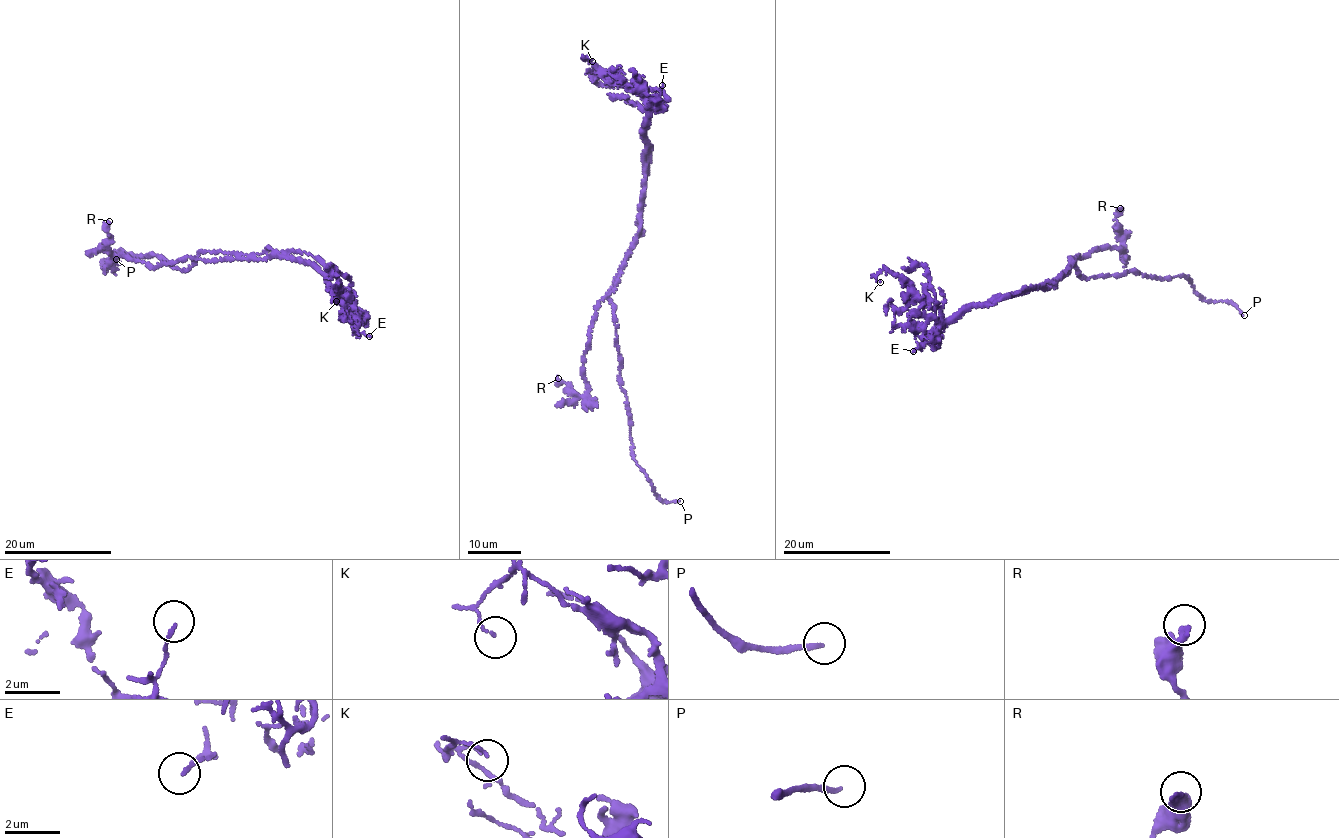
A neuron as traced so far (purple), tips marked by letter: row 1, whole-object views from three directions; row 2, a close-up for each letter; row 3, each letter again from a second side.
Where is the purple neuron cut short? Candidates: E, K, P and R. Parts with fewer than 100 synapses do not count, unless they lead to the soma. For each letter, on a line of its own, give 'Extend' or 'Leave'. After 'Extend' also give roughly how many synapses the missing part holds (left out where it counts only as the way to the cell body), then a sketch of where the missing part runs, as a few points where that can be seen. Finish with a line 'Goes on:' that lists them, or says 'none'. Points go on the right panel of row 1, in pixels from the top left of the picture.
E: Leave
K: Leave
P: Extend. Course of what is missing: (1244, 315), (1263, 327), (1268, 325)
R: Leave
Goes on: P

